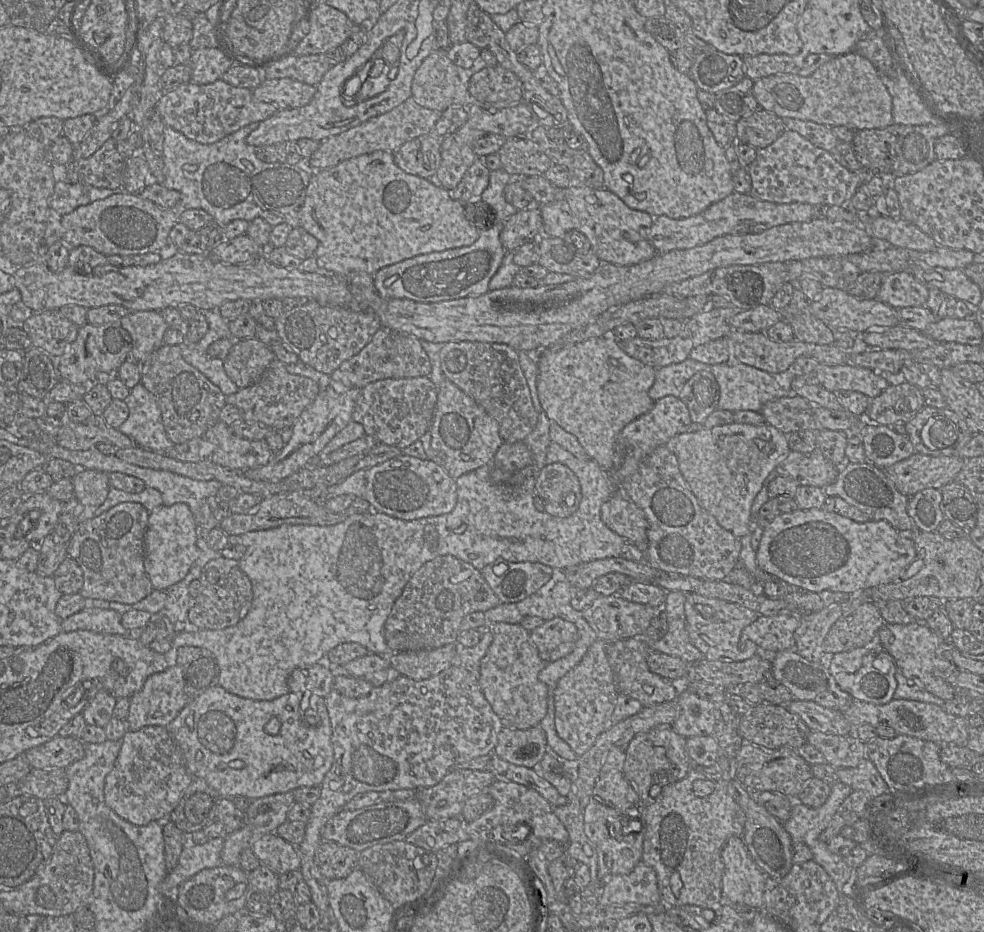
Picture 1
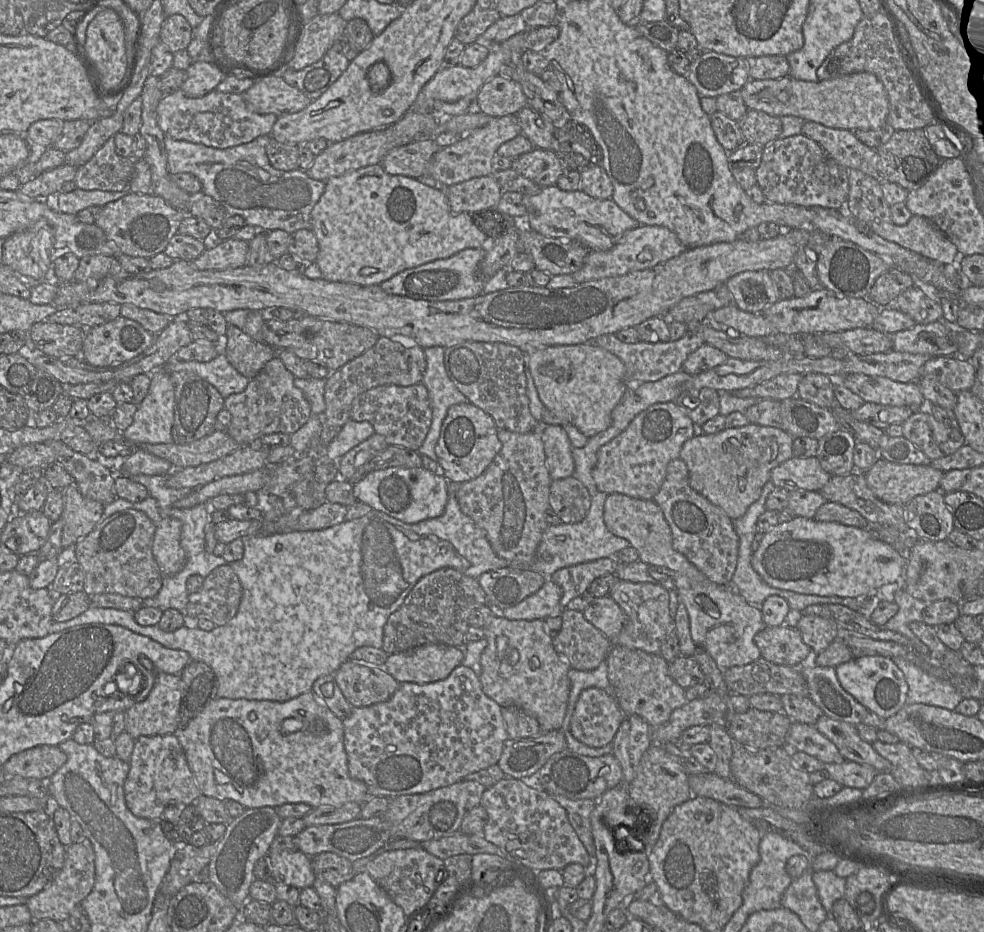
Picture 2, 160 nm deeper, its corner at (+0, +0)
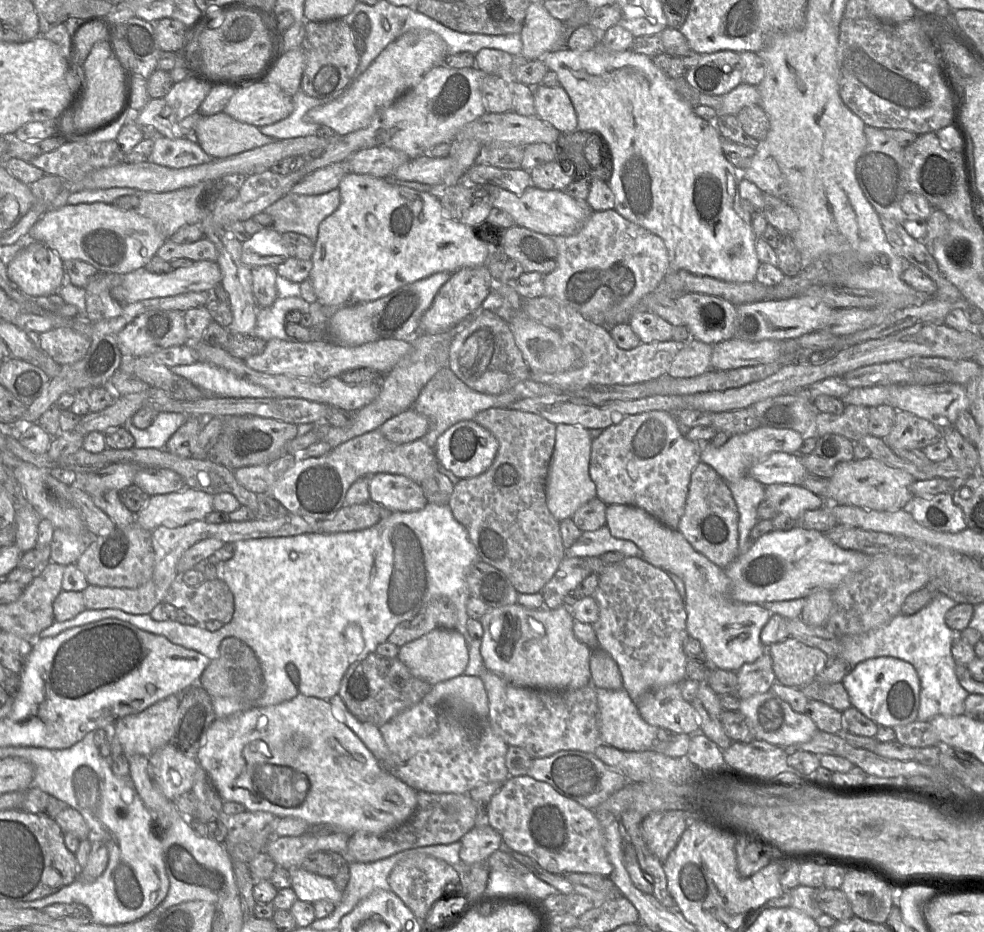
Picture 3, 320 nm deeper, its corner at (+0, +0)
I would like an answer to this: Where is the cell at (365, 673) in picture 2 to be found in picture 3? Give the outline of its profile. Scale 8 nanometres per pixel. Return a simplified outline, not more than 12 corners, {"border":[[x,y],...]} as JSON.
{"border":[[397,657],[349,666],[338,695],[379,728],[431,687]]}

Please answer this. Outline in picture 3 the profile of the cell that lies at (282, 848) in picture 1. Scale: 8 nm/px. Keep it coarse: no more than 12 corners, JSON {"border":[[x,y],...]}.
{"border":[[300,866],[290,870],[298,900],[328,900],[335,905],[343,892],[333,878]]}

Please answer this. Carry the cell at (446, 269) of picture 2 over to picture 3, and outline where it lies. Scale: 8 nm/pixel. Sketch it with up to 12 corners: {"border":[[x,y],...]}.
{"border":[[452,273],[375,301],[338,308],[332,342],[414,341]]}

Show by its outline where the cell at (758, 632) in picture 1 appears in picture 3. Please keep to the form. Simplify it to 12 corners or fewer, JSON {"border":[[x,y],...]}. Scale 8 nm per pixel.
{"border":[[791,636],[770,645],[776,680],[811,683],[829,662]]}

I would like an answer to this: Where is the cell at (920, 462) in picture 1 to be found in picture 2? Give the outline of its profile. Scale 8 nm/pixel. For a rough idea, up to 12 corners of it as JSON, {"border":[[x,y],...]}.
{"border":[[880,457],[863,473],[878,499],[904,506],[939,490],[929,464]]}

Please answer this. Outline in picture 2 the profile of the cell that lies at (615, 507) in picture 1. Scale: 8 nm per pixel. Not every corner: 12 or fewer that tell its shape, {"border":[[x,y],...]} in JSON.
{"border":[[609,494],[604,523],[673,571],[691,638],[720,669],[761,653],[762,612],[673,548],[653,500]]}

